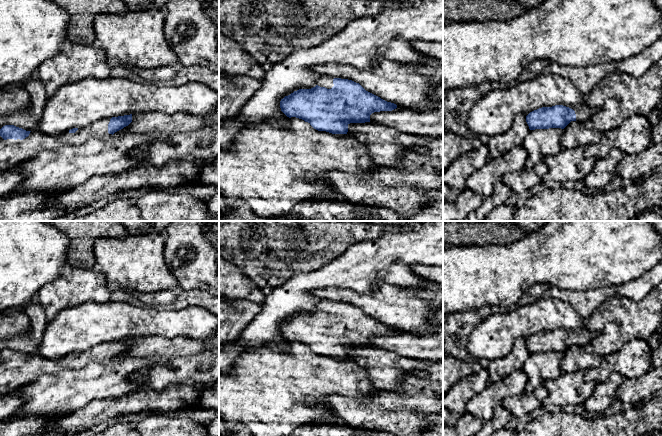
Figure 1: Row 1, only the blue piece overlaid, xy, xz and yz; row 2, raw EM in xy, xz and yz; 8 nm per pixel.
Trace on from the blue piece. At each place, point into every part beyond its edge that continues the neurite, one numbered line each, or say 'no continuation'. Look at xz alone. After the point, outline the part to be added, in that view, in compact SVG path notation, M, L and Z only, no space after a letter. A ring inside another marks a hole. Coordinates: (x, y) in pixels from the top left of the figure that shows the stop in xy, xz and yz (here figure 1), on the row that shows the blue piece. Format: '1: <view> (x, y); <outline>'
1: xz (326, 81); M322 75L318 79L317 85L320 87L325 87L327 89L331 89L334 86L333 79L334 79L334 77L330 77L328 75Z

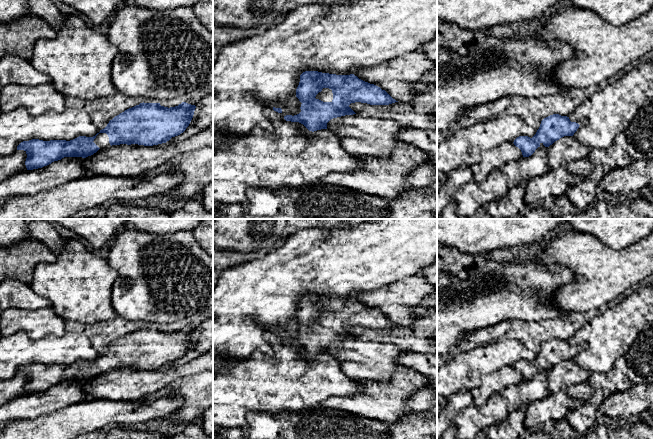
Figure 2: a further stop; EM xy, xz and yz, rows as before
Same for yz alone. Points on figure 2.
no continuation

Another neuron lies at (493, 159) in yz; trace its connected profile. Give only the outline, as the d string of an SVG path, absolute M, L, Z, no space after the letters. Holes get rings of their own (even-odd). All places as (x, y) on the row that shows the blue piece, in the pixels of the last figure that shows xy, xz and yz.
M513 142L503 143L494 149L483 152L481 160L471 166L473 180L482 184L489 174L511 161L518 161L523 157L521 150Z

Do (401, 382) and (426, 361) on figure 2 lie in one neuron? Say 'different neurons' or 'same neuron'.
different neurons

